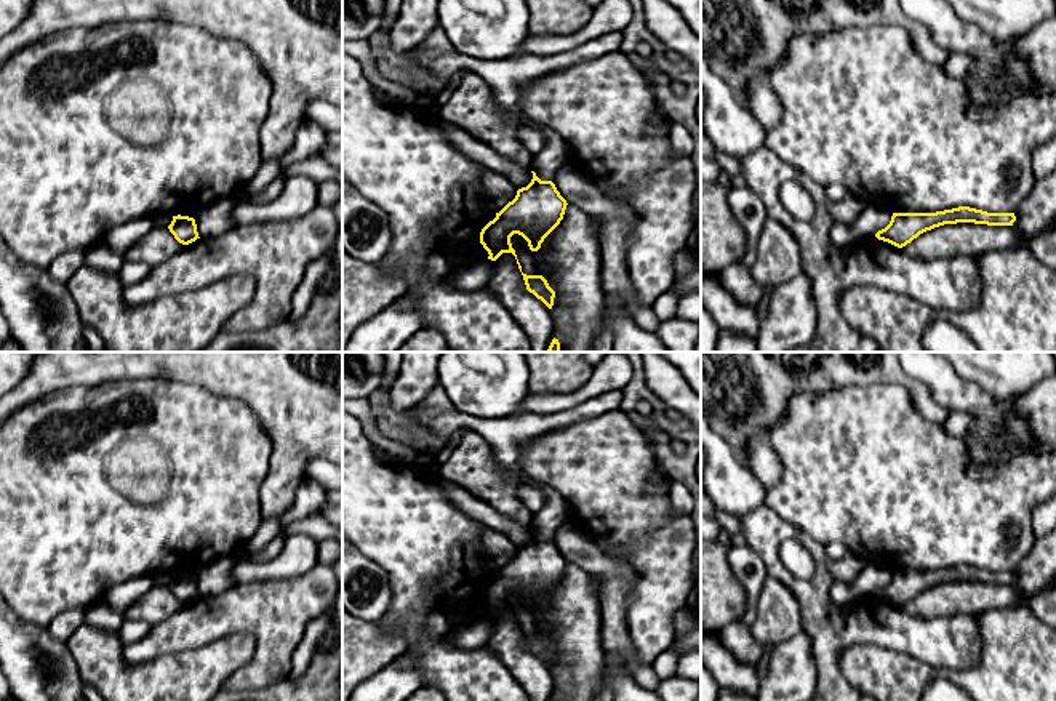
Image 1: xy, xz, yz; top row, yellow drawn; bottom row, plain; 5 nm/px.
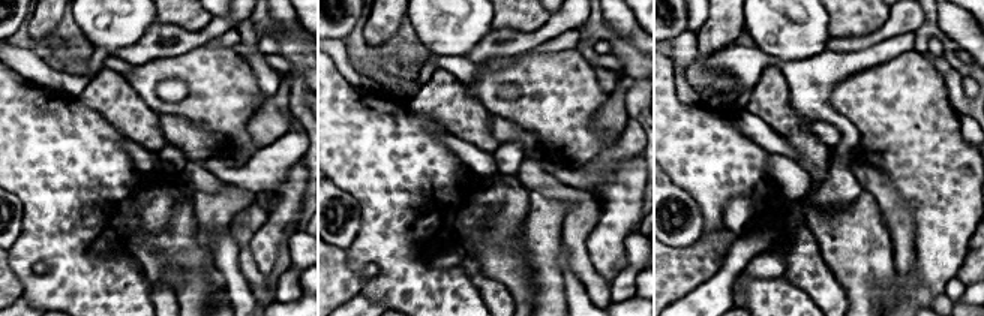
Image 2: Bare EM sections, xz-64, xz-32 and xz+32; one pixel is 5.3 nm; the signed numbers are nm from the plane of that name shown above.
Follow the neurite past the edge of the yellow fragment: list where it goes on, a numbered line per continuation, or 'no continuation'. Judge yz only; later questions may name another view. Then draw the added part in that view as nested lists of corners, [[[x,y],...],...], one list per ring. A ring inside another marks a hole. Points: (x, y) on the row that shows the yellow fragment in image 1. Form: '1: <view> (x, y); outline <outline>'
no continuation

